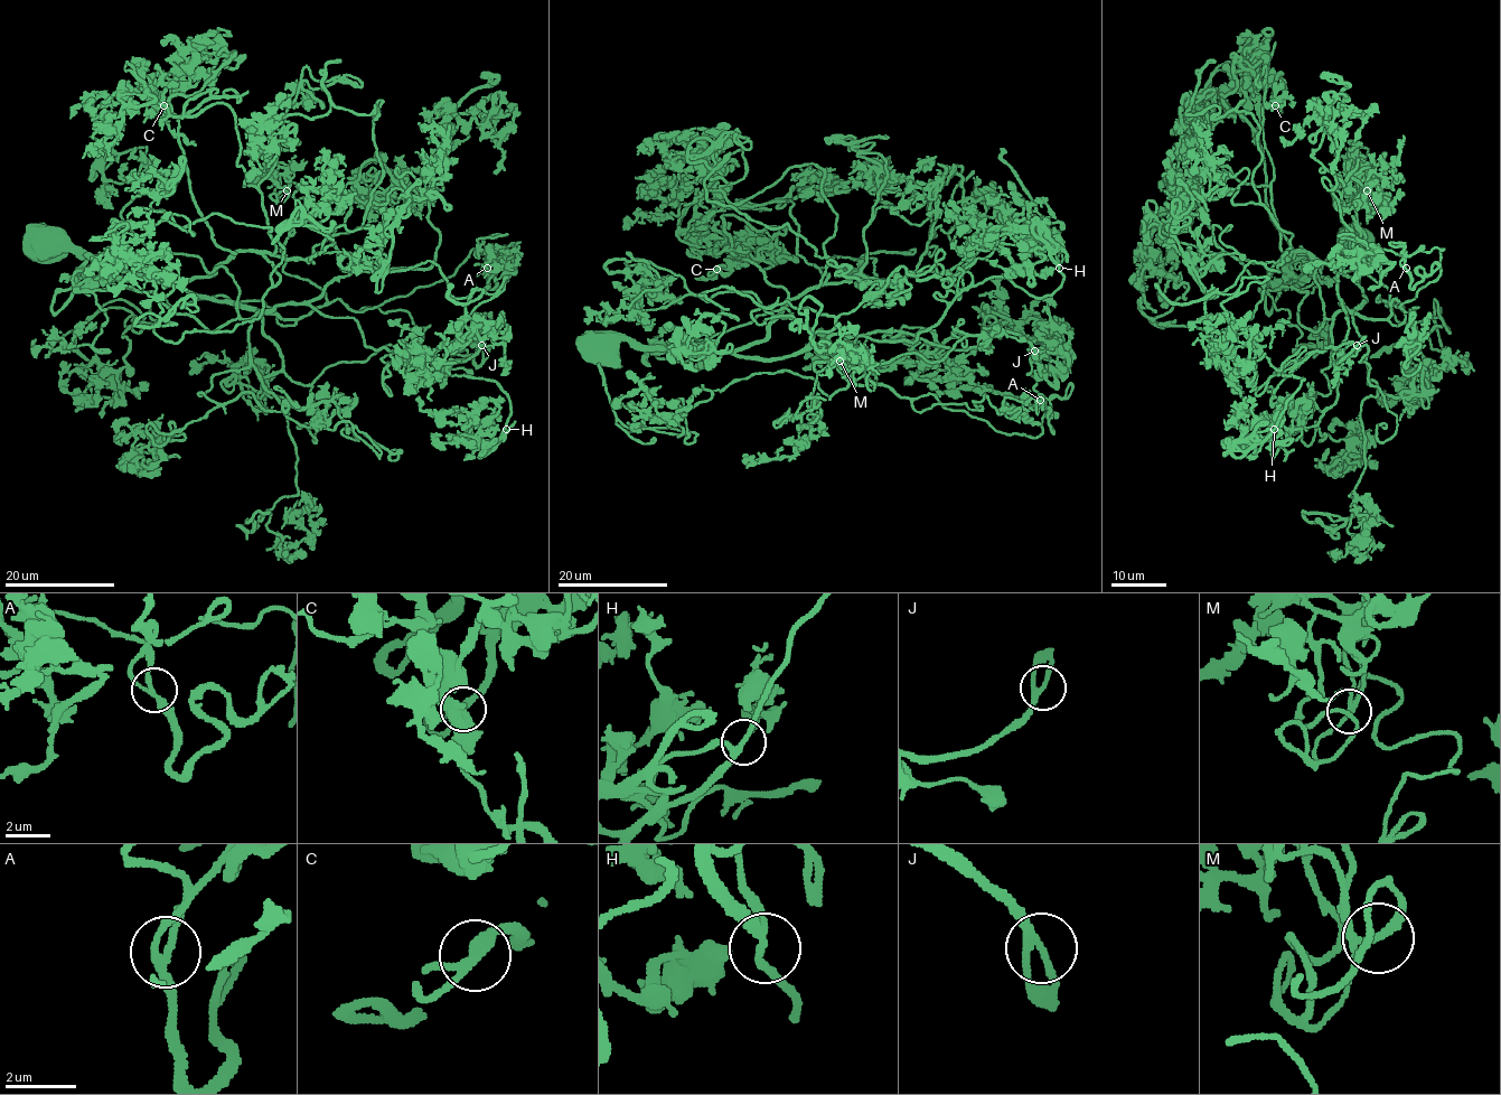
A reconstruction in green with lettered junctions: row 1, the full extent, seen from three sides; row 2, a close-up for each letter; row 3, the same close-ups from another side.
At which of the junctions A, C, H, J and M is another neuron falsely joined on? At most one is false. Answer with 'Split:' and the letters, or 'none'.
Split: none

